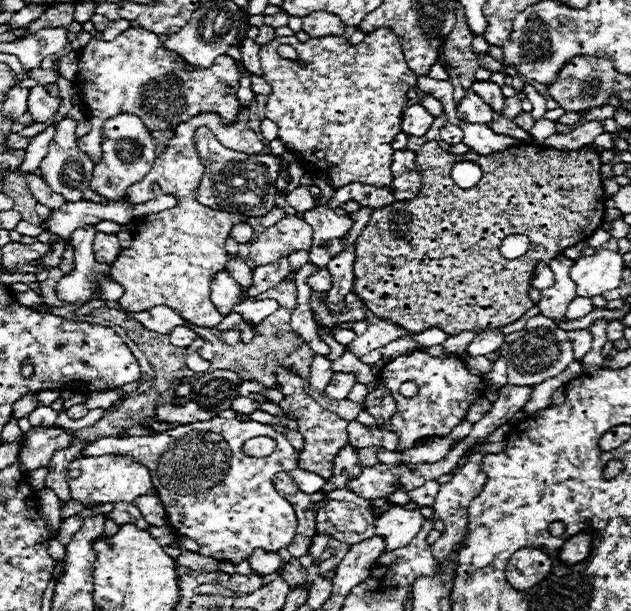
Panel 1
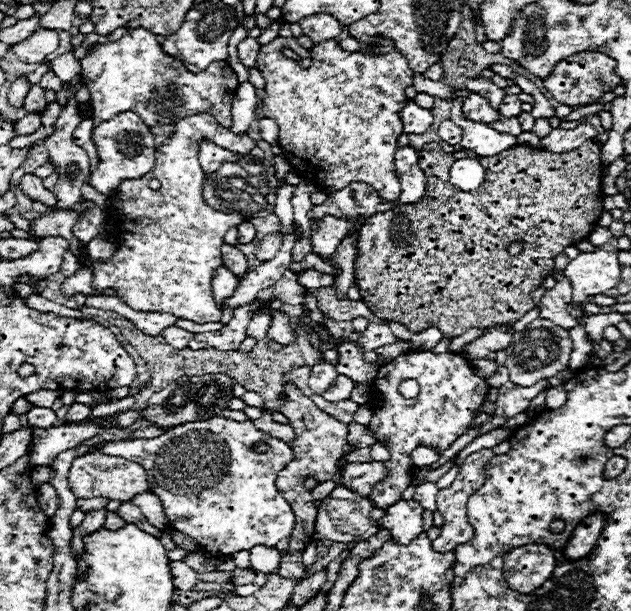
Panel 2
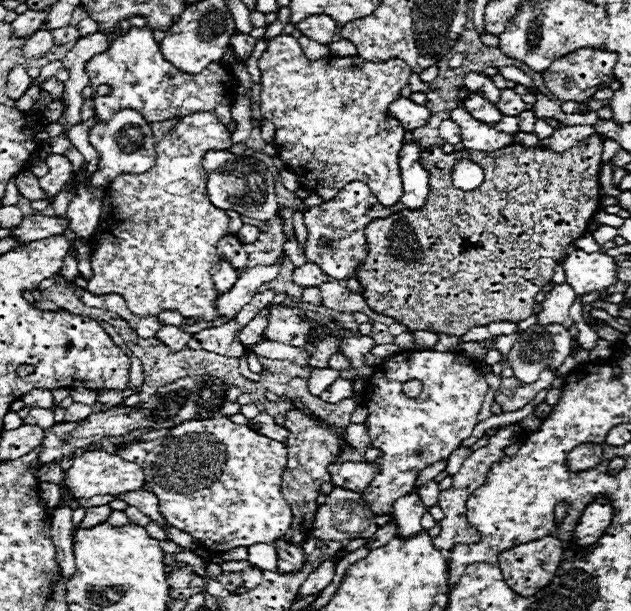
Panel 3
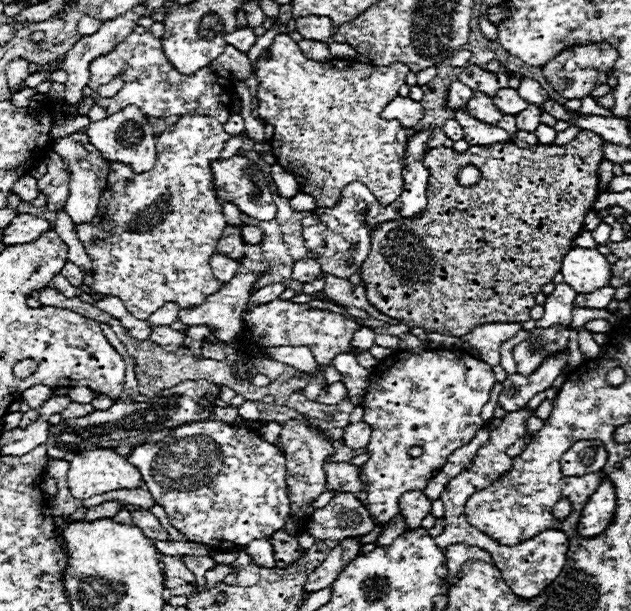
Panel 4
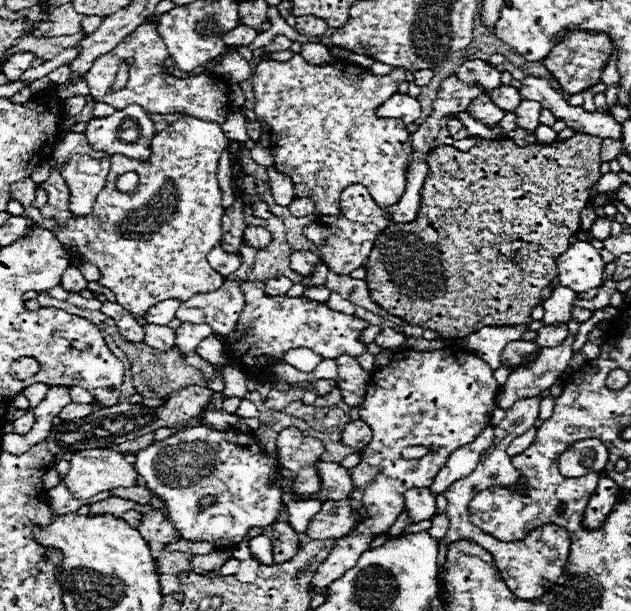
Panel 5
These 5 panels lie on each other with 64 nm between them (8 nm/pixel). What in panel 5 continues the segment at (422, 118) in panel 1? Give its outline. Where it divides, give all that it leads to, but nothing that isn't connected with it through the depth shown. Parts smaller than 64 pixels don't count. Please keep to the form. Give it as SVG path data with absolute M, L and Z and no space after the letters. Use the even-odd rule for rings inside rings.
M392 94L384 104L376 110L378 118L400 118L404 124L420 118L420 102L408 94Z

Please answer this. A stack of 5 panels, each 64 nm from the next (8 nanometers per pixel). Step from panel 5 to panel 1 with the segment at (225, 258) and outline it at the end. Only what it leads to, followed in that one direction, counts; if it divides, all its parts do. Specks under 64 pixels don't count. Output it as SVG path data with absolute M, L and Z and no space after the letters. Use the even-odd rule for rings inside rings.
M226 270L212 278L212 302L224 316L234 304L240 304L240 284Z

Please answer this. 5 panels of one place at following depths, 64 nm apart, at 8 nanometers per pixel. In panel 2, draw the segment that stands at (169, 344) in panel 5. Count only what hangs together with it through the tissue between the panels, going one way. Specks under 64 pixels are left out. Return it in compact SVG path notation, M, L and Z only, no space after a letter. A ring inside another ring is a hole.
M168 326L164 332L162 332L162 336L164 336L164 340L170 344L170 346L174 346L176 350L182 350L182 348L186 348L188 346L188 342L192 340L192 332L188 332L188 330L184 330L184 328L178 328L178 326Z

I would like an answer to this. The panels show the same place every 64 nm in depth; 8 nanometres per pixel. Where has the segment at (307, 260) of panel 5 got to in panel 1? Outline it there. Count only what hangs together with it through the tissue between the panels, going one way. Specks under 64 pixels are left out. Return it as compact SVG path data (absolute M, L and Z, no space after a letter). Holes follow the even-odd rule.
M318 270L314 272L310 278L308 278L308 286L314 290L314 292L328 292L330 286L332 286L332 276L328 270Z

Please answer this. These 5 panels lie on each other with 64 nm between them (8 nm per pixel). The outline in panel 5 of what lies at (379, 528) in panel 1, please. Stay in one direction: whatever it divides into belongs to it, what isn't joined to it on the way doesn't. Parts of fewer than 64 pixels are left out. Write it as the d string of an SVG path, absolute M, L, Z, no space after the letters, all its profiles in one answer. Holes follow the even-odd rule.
M430 488L408 490L404 508L408 510L412 522L430 520L436 514L436 496L434 496L434 492Z

